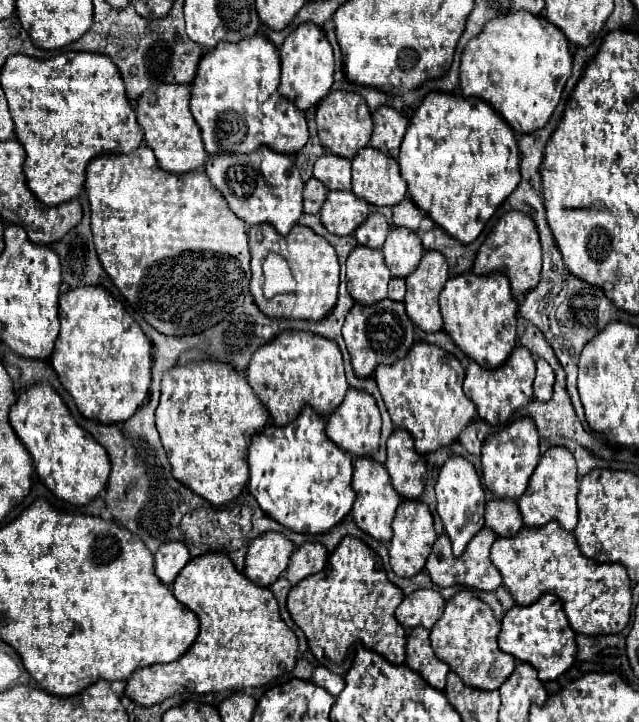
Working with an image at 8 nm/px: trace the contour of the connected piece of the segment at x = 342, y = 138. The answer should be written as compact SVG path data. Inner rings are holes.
M332 90L320 104L316 110L316 124L318 124L318 138L320 144L336 154L336 156L344 156L348 160L352 160L358 150L366 148L370 142L370 134L372 134L372 116L370 110L366 106L366 100L360 94L354 92L346 92L346 90Z

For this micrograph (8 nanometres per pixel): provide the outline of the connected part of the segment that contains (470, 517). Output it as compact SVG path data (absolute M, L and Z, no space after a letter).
M452 456L446 460L436 482L436 500L438 500L438 514L442 518L444 530L452 540L454 556L460 556L466 544L472 540L472 536L484 526L486 496L484 496L482 480L476 468L472 466L472 462L468 462L462 456Z

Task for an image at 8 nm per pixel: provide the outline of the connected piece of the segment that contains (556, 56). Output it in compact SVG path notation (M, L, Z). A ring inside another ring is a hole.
M516 12L490 20L484 30L466 44L460 62L460 86L464 96L486 100L514 132L526 134L544 128L570 72L572 54L560 28L554 28L544 16Z

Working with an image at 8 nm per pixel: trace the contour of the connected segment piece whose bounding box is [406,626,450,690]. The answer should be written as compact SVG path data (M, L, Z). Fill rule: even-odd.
M416 626L406 642L406 664L414 668L422 678L438 690L444 690L446 686L446 674L450 672L448 664L436 658L436 654L430 648L430 630Z

